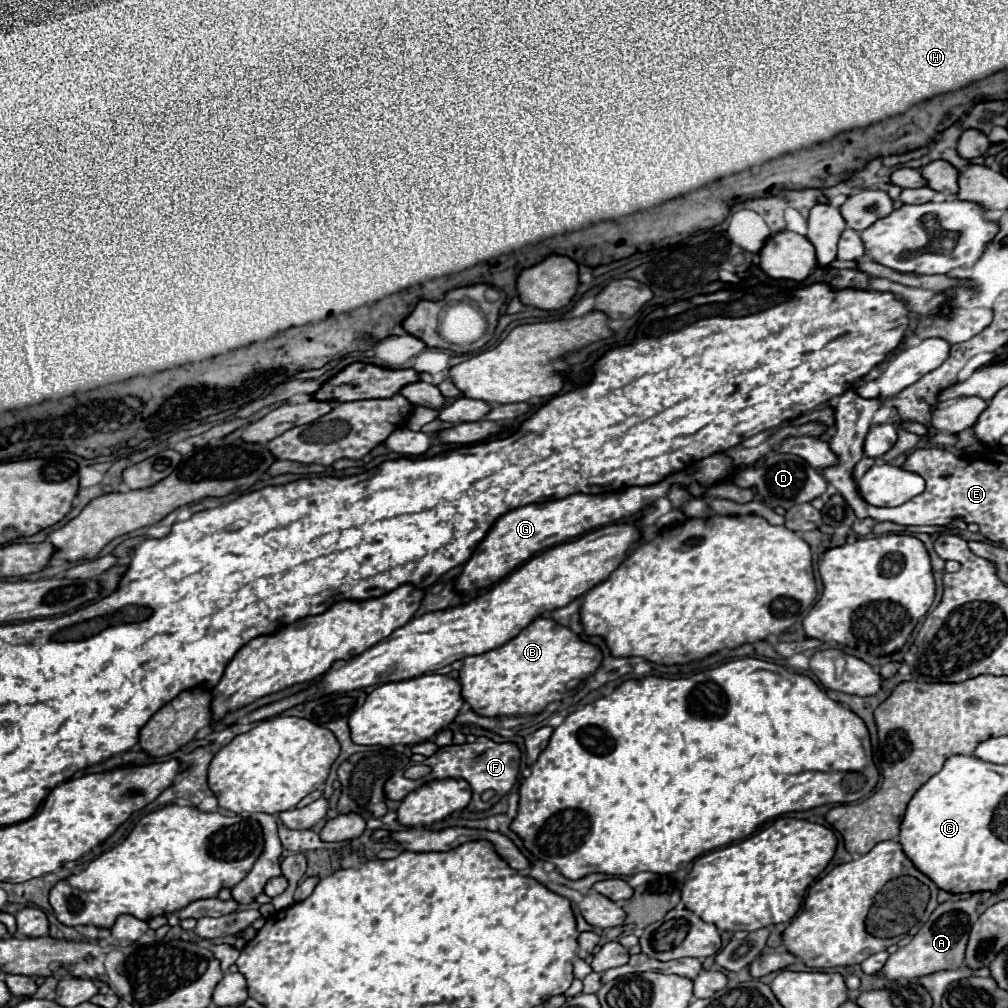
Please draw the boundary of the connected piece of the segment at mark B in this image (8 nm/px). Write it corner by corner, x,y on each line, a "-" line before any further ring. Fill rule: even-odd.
540,617
506,645
464,659
460,669
462,697
484,717
532,715
540,713
552,701
548,695
566,689
566,683
572,679
592,675
600,663
602,651
596,645
582,641
554,619

